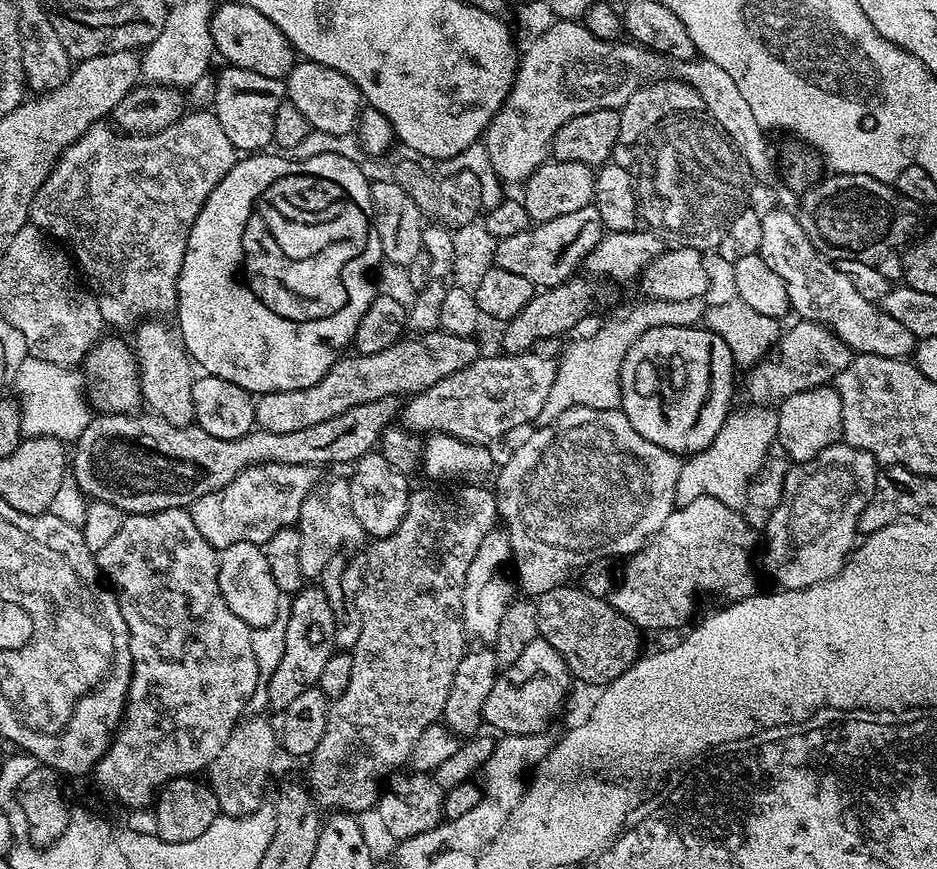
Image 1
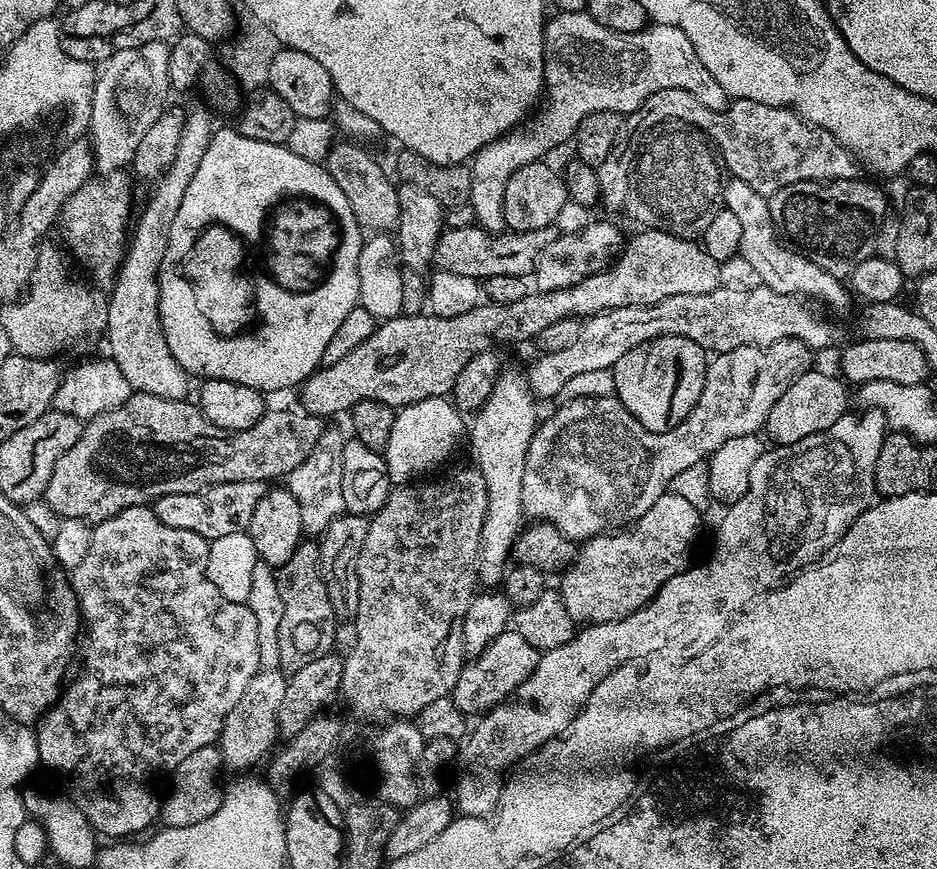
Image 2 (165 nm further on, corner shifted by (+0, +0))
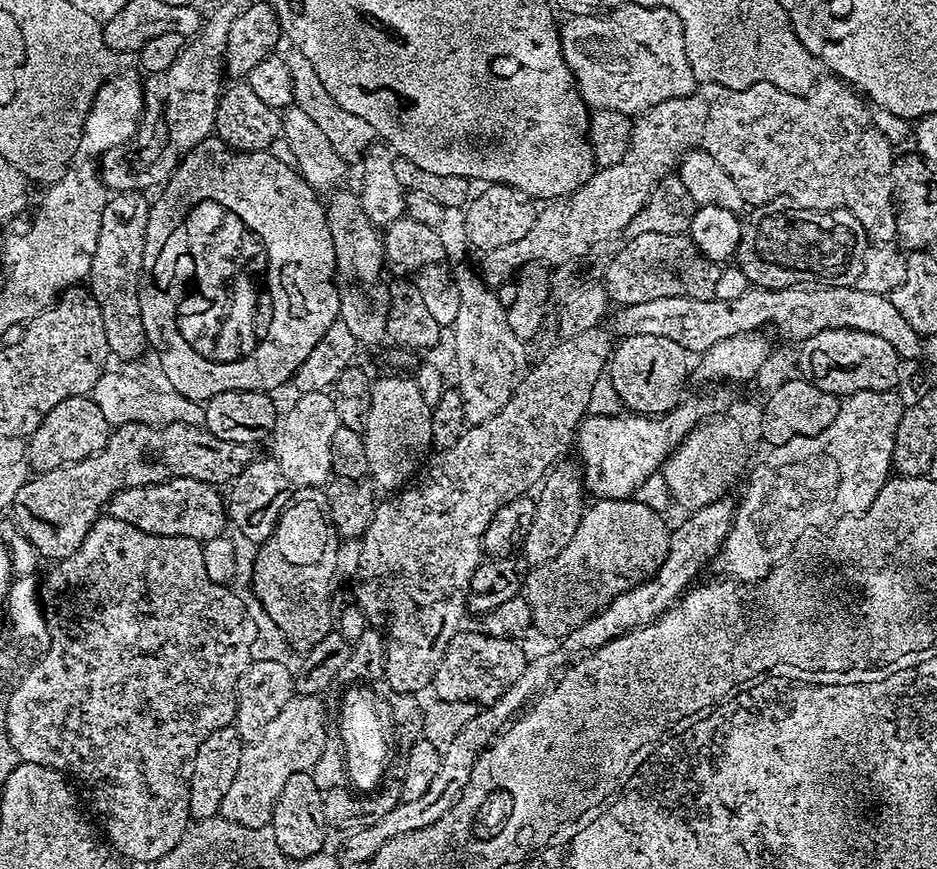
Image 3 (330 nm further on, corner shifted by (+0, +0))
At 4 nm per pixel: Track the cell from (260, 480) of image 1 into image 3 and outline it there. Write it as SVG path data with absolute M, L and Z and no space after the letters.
M179 476L173 480L164 480L160 484L122 490L109 500L106 512L116 520L138 526L138 530L146 530L146 534L185 536L203 542L223 536L226 532L226 500L220 490L207 480Z

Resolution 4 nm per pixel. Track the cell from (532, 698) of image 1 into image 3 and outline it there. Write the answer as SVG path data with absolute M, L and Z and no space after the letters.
M485 630L456 632L436 671L435 695L446 700L471 700L480 706L493 704L530 661L518 641L511 635L492 636Z

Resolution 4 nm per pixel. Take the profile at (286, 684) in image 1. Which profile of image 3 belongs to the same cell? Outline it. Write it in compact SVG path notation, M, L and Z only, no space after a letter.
M309 488L299 495L280 515L274 534L256 549L251 591L256 592L257 598L264 603L264 610L274 620L272 622L278 627L279 635L285 636L294 647L309 650L334 628L332 579L336 576L336 559L340 556L342 537L336 531L327 491Z

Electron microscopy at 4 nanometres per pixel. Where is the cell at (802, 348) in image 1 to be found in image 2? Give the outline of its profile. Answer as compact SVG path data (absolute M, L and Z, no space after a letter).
M779 340L763 348L738 346L729 352L713 355L708 361L706 382L694 410L677 428L665 432L652 432L615 395L582 397L561 403L561 408L537 427L522 474L522 502L525 513L537 521L552 524L566 538L587 542L613 530L623 529L636 523L664 492L672 487L672 480L684 470L707 461L724 442L742 435L757 435L767 425L774 402L786 394L786 386L813 367L813 349L800 340Z

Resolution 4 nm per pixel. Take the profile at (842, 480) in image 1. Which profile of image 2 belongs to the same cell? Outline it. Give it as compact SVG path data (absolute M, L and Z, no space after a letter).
M864 410L861 411L861 413L861 416L845 414L842 418L838 418L838 422L834 422L834 426L830 426L830 430L822 430L818 434L810 434L810 438L802 438L802 442L781 444L779 446L769 447L765 450L761 454L761 457L754 462L754 466L750 468L749 488L745 494L738 498L737 501L727 505L726 510L728 510L728 513L721 518L720 525L716 528L716 541L712 544L712 553L710 553L701 564L699 564L699 562L693 563L685 572L674 574L674 578L670 578L670 582L666 582L658 590L658 594L655 598L646 606L634 610L634 614L630 614L626 618L615 620L614 622L585 625L583 627L585 629L579 629L575 633L575 636L566 642L566 644L541 653L539 662L534 666L530 678L526 678L526 682L522 682L522 686L518 686L514 689L501 704L497 704L495 708L483 713L483 715L477 719L480 721L474 724L471 731L467 733L466 739L462 744L462 751L458 756L458 772L460 768L460 777L456 780L456 796L454 795L455 807L460 810L466 810L469 816L486 816L495 812L496 803L500 801L500 795L502 794L506 777L509 773L511 773L521 761L531 756L533 752L536 752L539 748L549 744L551 740L555 740L557 736L562 736L568 731L568 728L572 725L572 720L580 713L581 706L590 698L594 686L598 686L598 682L602 682L602 678L606 678L606 674L610 674L618 666L622 666L631 660L647 660L649 656L667 653L667 648L672 648L673 654L671 653L671 655L673 657L680 656L679 658L687 658L702 654L702 650L706 650L711 644L718 642L718 638L732 625L733 617L743 613L753 601L771 592L773 588L780 587L781 584L791 580L796 573L803 572L805 568L809 568L810 565L817 563L821 558L829 555L832 549L835 548L836 543L846 534L846 530L850 530L850 526L867 510L877 495L876 483L874 482L874 466L878 462L878 450L882 450L882 442L886 435L886 425L884 419L880 417L879 412Z

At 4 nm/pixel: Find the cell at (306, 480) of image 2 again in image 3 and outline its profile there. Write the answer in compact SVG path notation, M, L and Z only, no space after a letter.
M327 391L318 393L299 393L295 397L292 409L282 416L282 432L280 453L278 459L282 470L286 473L289 485L297 489L323 489L328 481L333 479L332 443L334 430L342 427L338 418L338 410L334 406L331 395Z

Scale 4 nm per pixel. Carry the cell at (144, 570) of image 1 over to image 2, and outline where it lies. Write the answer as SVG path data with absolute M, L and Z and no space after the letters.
M139 504L138 506L130 506L126 510L114 514L110 519L95 525L92 528L90 548L86 551L86 556L76 568L71 569L72 589L76 592L79 613L82 617L82 655L79 657L78 663L85 668L85 672L83 676L71 681L61 691L59 700L44 714L42 724L48 728L68 728L72 724L72 718L82 720L82 726L78 727L72 736L73 746L68 742L52 744L49 748L47 745L46 758L47 760L49 758L53 764L65 762L66 768L98 764L98 760L104 764L112 754L112 768L80 768L80 772L78 772L80 778L84 778L84 780L78 780L80 797L75 800L76 804L78 806L83 805L85 813L92 817L92 821L99 824L96 832L101 837L135 837L132 836L136 832L135 826L132 824L124 825L128 820L128 812L144 812L146 823L157 823L162 800L159 795L156 796L148 792L150 787L148 781L160 780L163 777L163 772L165 774L175 772L177 766L186 762L186 758L190 758L190 754L194 754L194 750L202 750L202 746L207 744L216 744L217 732L226 722L230 710L234 710L234 706L238 706L238 702L242 702L242 684L250 686L250 678L254 678L256 673L261 671L260 659L258 658L257 619L248 609L247 603L239 604L238 602L230 602L230 598L222 598L218 586L214 586L214 582L210 582L210 578L206 574L208 546L209 541L203 540L198 534L194 534L194 530L182 530L178 526L166 526L166 522L162 522L151 507Z

